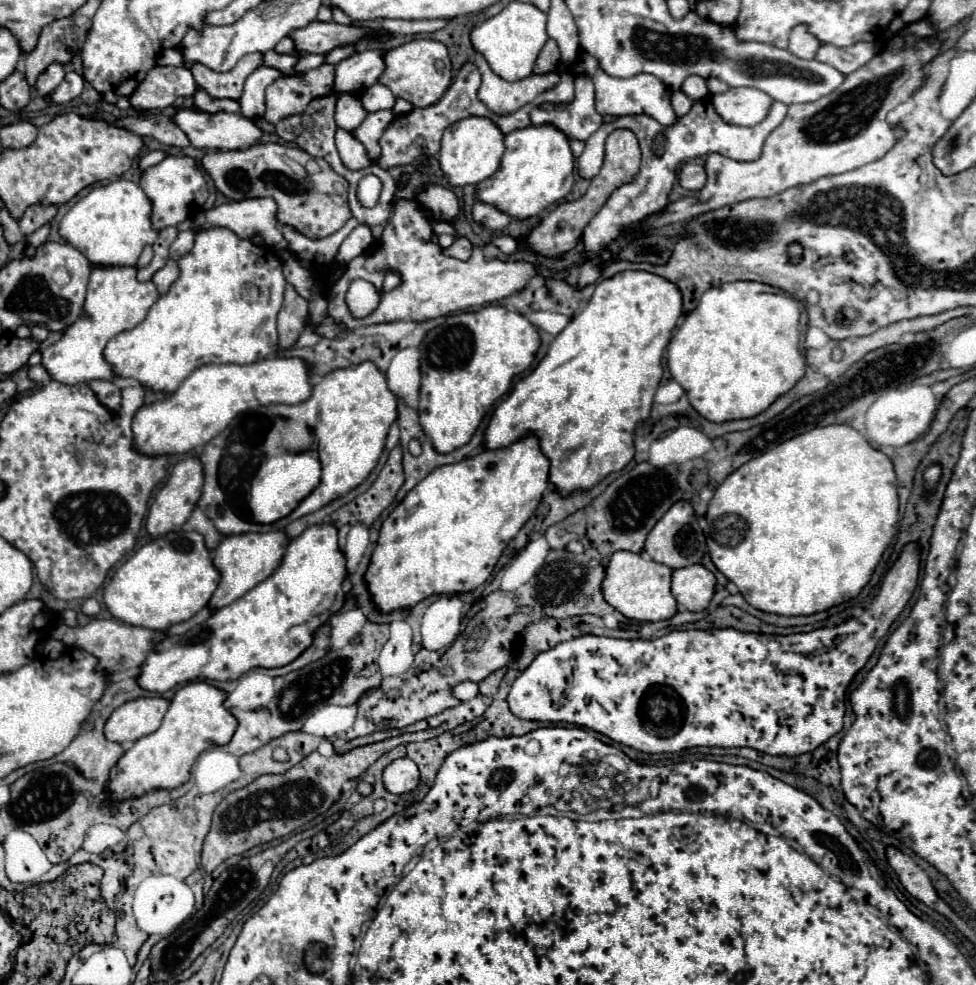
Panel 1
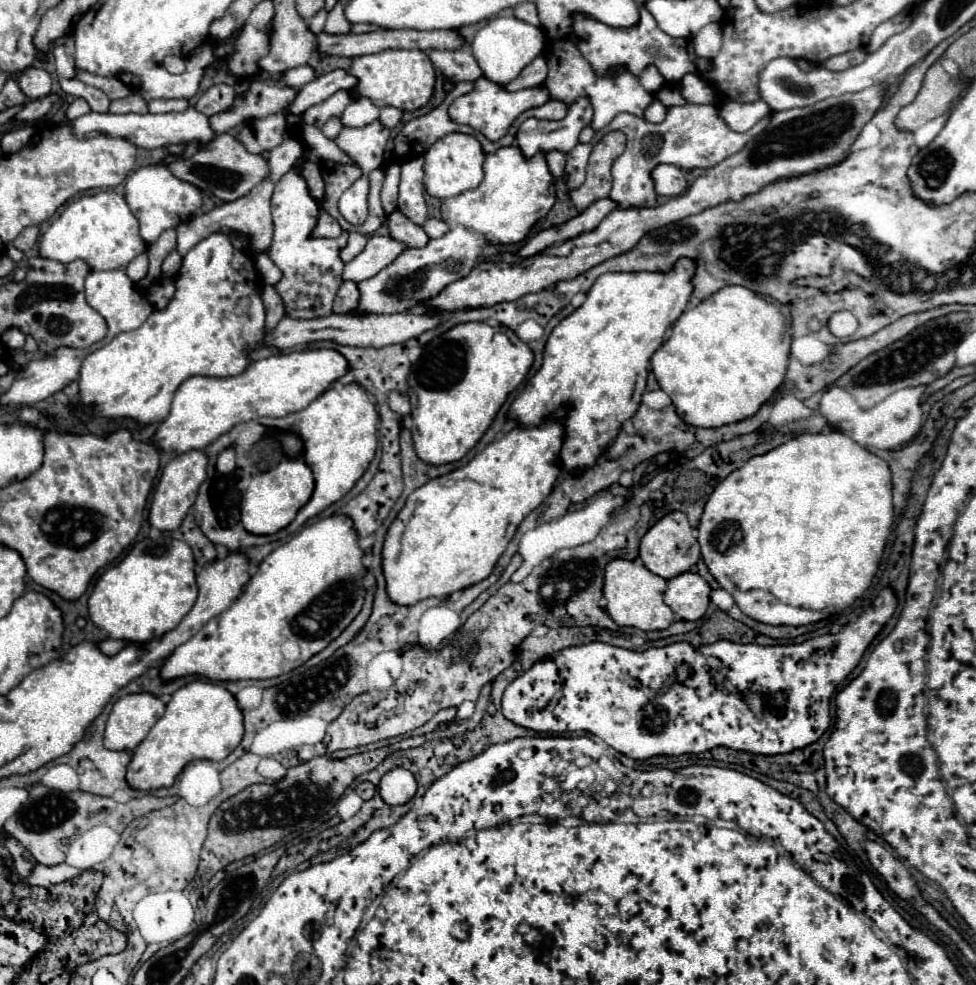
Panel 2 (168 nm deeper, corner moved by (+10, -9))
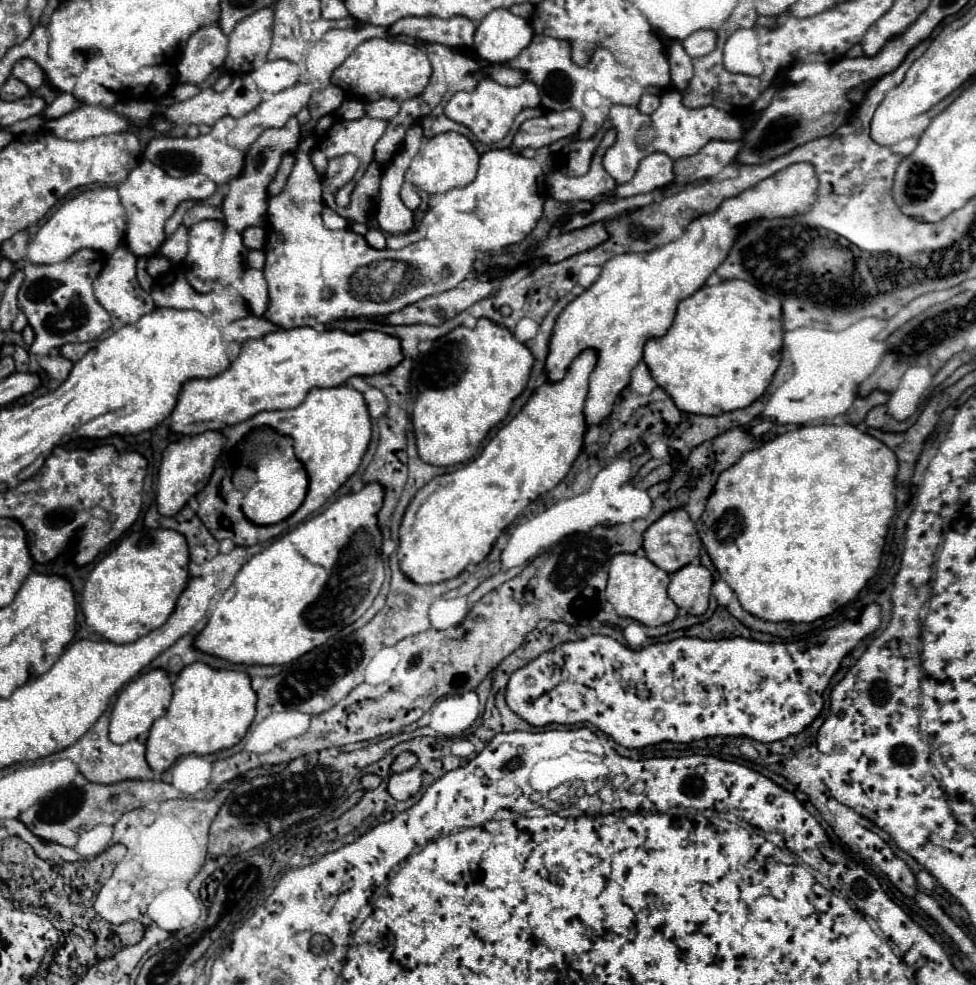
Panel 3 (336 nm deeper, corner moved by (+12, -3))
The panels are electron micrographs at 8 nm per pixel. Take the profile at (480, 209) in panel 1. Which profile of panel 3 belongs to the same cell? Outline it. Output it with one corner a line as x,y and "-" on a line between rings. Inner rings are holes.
308,134
298,150
294,152
296,164
292,174
286,182
282,194
270,198
268,206
268,228
266,228
266,266
264,278
268,282
268,312
264,318
276,324
282,330
298,328
298,326
316,326
326,324
338,318
372,318
372,316
386,316
398,310
404,310
408,304
414,304
426,296
434,296
456,288
466,274
474,266
474,254
468,250
438,250
430,240
414,242
402,250
376,250
372,248
364,236
352,232
353,222
340,230
330,230
322,224
322,180
312,166
310,150
314,148
314,136

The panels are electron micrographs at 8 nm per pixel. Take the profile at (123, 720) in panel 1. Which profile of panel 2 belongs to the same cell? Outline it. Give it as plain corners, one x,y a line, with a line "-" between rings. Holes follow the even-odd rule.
152,694
120,698
106,720
104,746
108,750
134,750
164,714
164,702

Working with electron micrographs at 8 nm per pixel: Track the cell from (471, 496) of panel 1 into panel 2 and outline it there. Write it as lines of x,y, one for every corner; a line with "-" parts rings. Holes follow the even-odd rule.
556,412
552,416
548,416
548,420
540,426
534,426
534,428
512,428
510,432
506,432
502,438
498,438
496,442
488,444
482,452
478,452
468,464
452,470
450,474
444,474
442,478
434,478
430,482
426,482
426,486
420,486
418,490
414,490
404,508
398,512
398,516
394,518
394,522
390,524
388,532
386,532
386,538
384,538
384,544
382,544
382,572
384,572
384,578
386,578
386,594
390,598
390,602
398,602
398,606
414,606
416,602
424,600
424,598
444,598
444,596
450,596
452,592
456,590
466,590
478,582
482,582
494,568
496,560
502,556
502,552
506,550
508,542
512,540
512,536
516,534
516,528
518,524
550,494
552,490
552,482
556,480
556,476
560,474
560,468
558,468
558,452
560,452
560,446
562,446
562,438
564,438
564,428
560,424
564,412

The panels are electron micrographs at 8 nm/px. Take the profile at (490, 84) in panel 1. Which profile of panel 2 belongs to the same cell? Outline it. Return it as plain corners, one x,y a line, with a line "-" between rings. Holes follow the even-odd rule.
480,76
474,82
474,90
470,94
464,94
464,96
456,98
450,104
448,112
450,112
450,118
454,122
468,124
474,130
480,130
488,140
500,140
508,132
508,128
510,128
510,124
514,122
516,116
520,116
528,108
542,106
548,98
550,98
550,94
544,86
526,88
526,90
518,90
518,92
508,92
508,90
504,90
504,86
498,86
498,84
490,82
488,78

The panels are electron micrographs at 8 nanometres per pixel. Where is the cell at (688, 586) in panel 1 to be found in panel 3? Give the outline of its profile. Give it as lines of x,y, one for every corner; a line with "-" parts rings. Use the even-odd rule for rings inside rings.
688,564
670,576
668,596
688,614
702,616
710,602
712,574
702,564

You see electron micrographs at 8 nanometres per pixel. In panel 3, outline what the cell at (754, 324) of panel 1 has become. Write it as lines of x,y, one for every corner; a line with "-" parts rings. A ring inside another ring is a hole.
724,280
716,286
702,286
698,292
678,304
678,312
670,330
662,338
648,340
644,346
644,364
648,366
652,378
670,394
682,412
716,416
722,412
746,408
768,388
780,364
782,338
772,336
768,302
758,294
750,294
750,290
758,288
744,280

